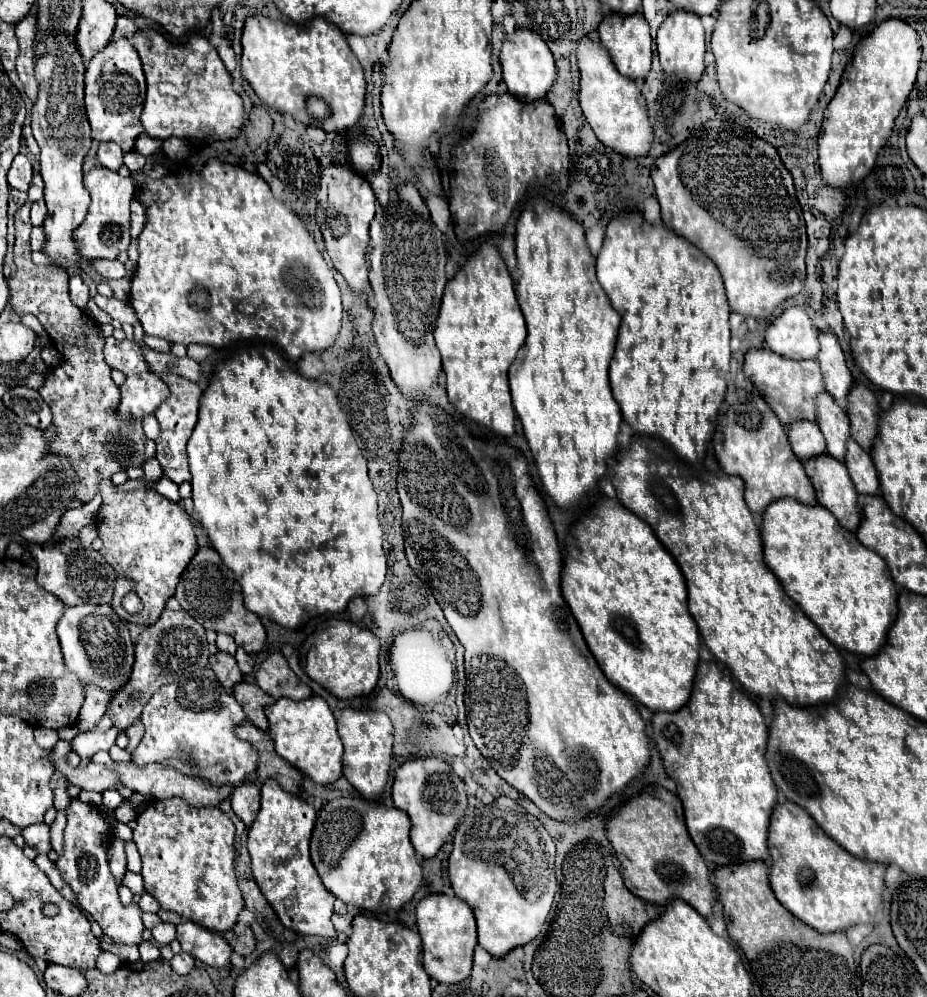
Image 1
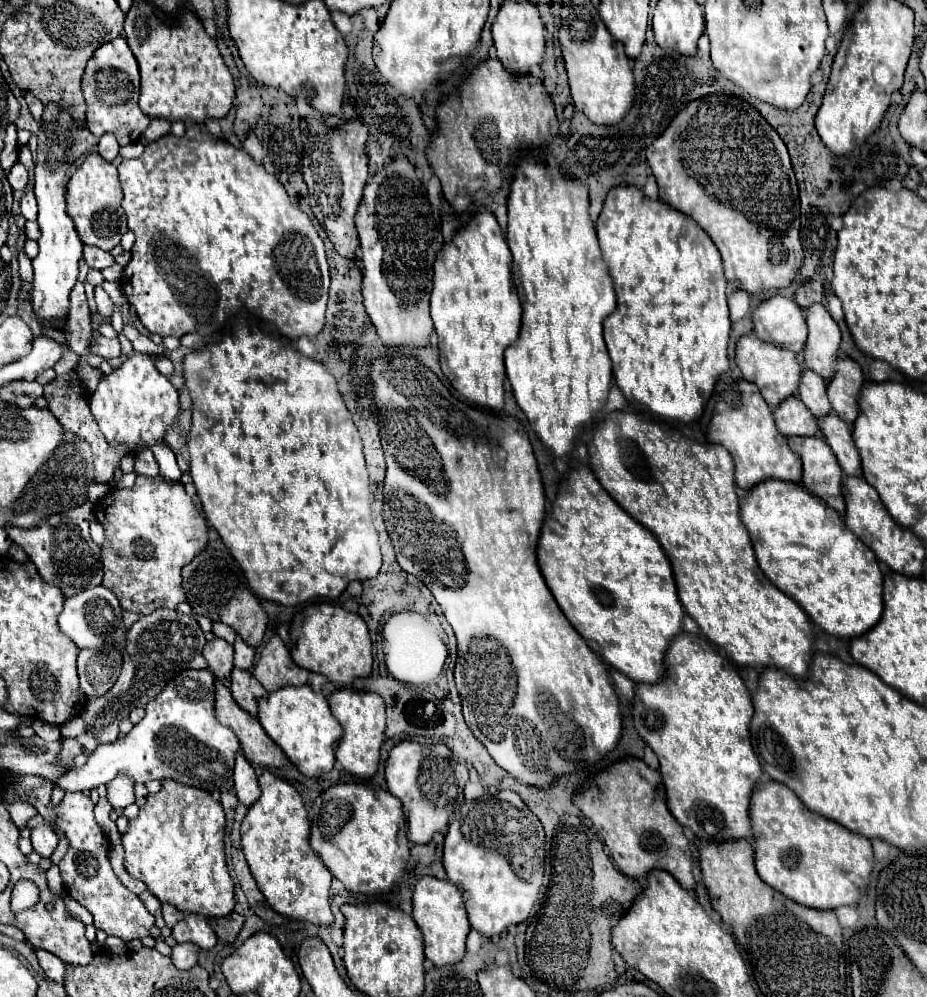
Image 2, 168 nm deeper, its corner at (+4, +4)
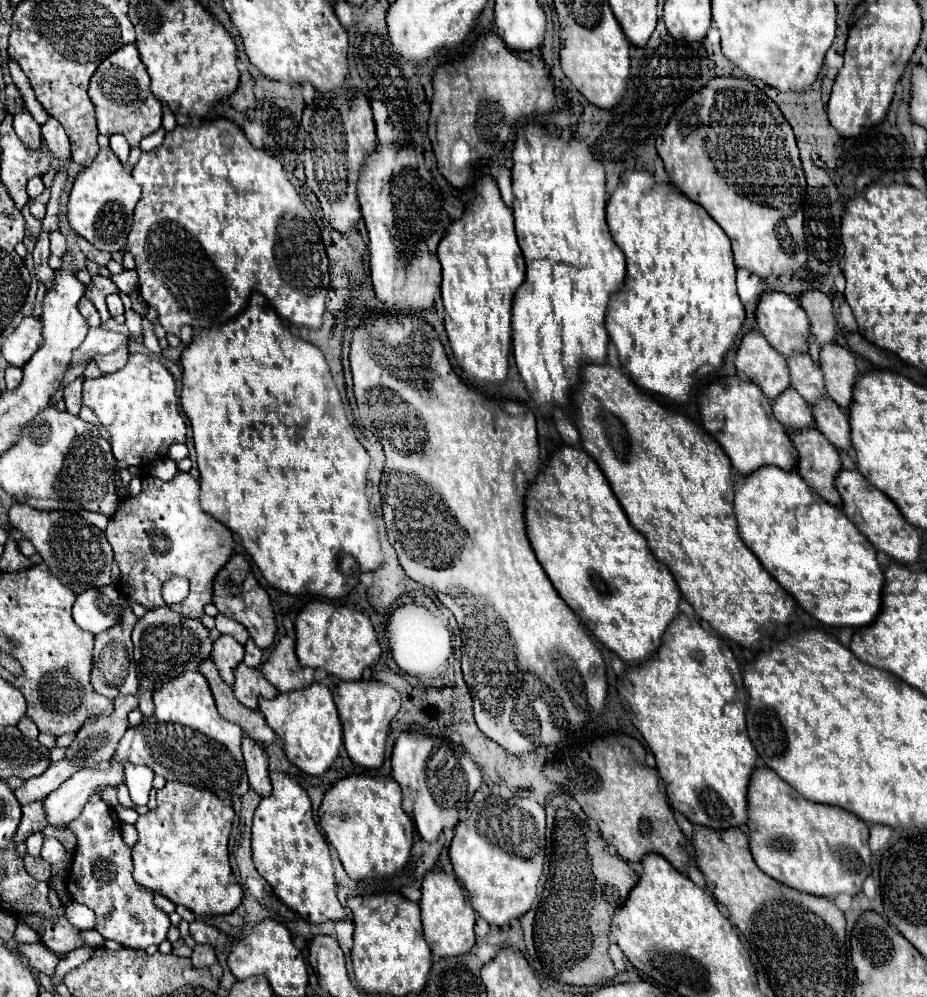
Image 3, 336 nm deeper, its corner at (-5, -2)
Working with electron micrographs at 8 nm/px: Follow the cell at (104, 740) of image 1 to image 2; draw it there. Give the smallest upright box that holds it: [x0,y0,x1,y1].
[60,738,84,766]

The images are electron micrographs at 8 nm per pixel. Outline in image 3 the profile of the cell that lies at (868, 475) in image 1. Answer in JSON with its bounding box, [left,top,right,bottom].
[811,396,855,458]

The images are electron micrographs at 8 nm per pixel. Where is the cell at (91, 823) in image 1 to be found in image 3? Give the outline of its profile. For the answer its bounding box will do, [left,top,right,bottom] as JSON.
[67,800,171,948]

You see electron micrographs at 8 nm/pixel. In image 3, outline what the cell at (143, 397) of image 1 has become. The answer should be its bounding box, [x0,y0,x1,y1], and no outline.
[83,354,185,466]

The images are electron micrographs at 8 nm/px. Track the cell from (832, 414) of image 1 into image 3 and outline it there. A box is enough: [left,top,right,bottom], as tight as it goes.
[787,354,823,404]

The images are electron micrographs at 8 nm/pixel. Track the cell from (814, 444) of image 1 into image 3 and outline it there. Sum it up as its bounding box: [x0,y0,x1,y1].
[773,388,815,428]

